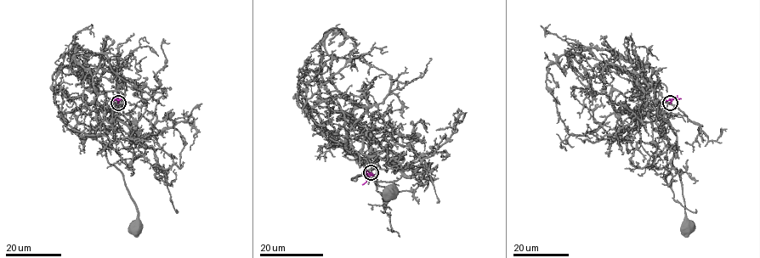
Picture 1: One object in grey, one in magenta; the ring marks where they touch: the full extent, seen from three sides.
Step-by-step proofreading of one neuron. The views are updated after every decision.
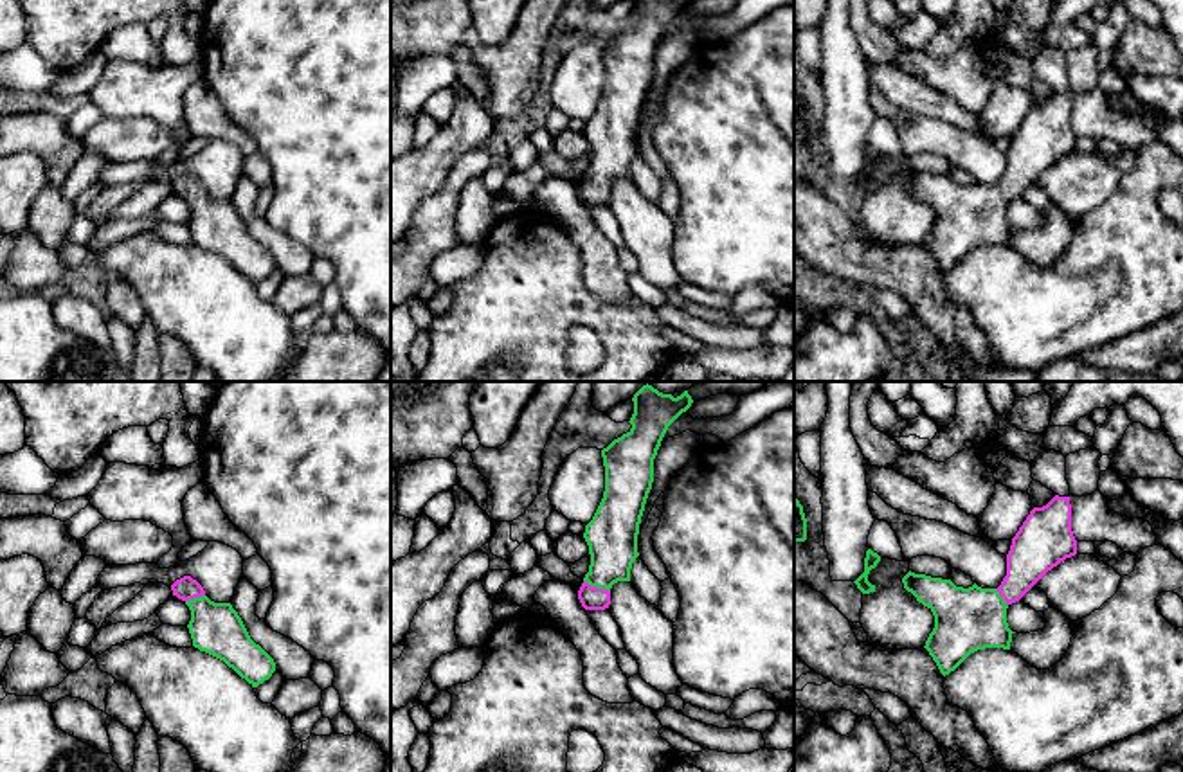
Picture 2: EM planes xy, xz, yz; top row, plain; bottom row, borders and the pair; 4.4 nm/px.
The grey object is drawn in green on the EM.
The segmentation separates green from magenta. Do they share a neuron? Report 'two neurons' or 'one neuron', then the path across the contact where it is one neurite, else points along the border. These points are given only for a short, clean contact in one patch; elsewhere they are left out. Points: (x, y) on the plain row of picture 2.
one neuron | across xz (611, 132), (611, 159), (596, 184), (591, 195)

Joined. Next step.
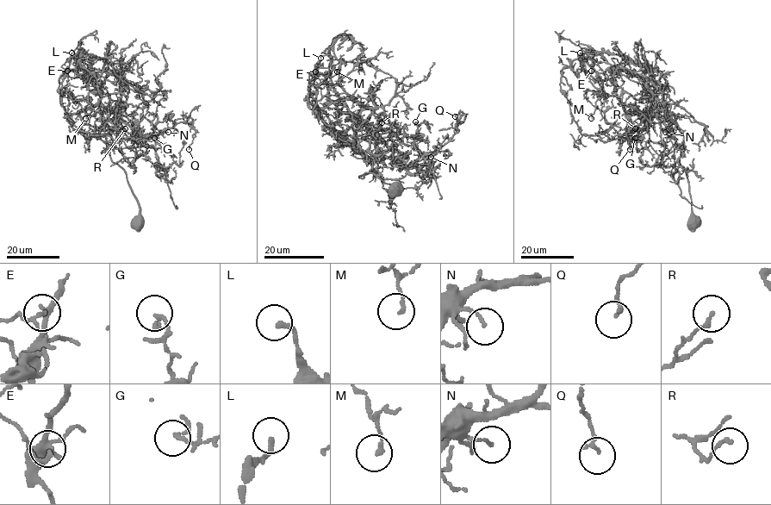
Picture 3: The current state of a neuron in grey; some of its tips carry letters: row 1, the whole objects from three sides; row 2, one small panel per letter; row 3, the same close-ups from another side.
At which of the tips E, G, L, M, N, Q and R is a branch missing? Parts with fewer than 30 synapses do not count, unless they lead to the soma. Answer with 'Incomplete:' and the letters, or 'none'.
Incomplete: none

